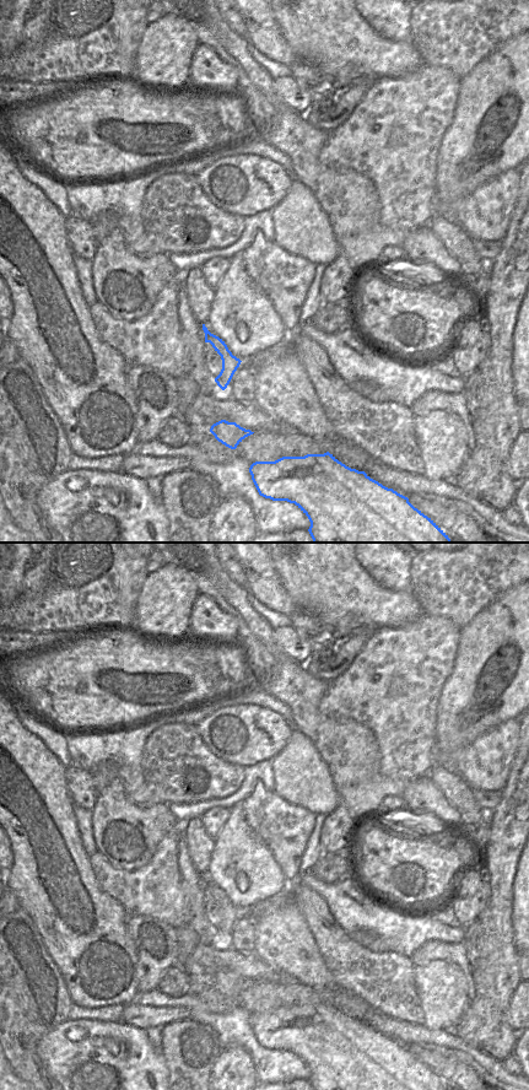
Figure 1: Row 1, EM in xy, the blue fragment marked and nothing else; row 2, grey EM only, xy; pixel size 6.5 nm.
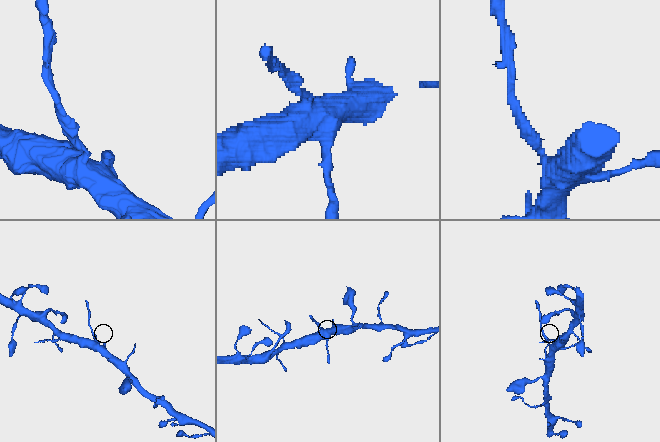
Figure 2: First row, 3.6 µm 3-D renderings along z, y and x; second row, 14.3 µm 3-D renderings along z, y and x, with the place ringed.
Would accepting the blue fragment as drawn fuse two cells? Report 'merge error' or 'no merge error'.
merge error

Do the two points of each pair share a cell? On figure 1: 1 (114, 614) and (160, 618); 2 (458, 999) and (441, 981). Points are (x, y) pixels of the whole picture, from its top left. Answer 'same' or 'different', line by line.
1: different
2: same

